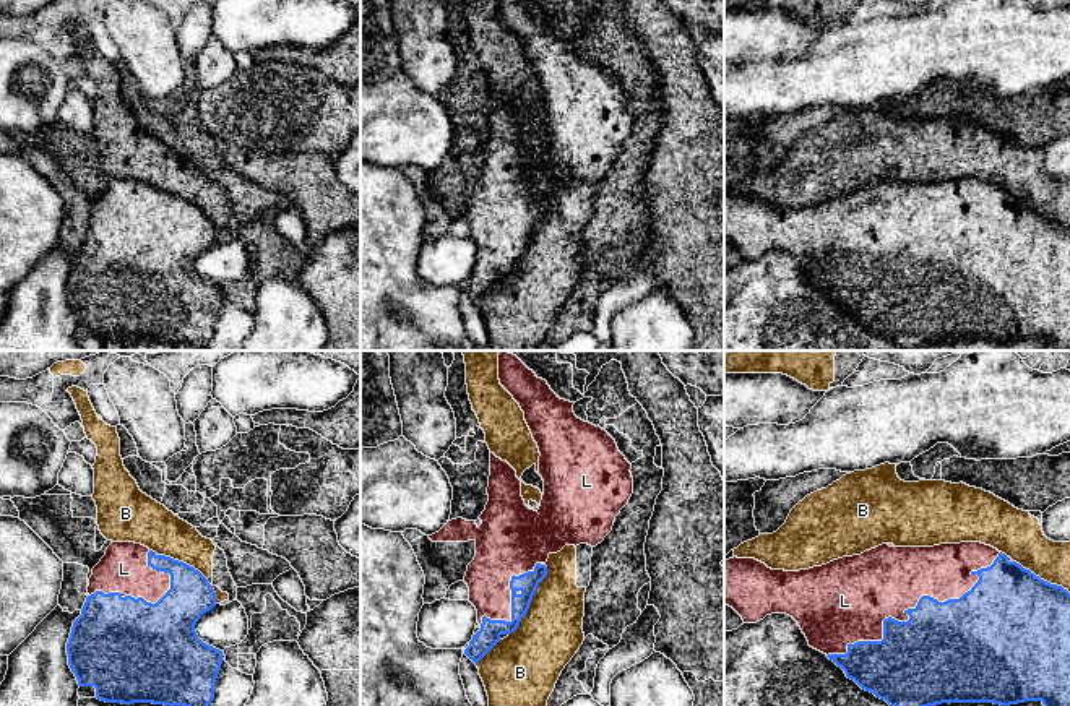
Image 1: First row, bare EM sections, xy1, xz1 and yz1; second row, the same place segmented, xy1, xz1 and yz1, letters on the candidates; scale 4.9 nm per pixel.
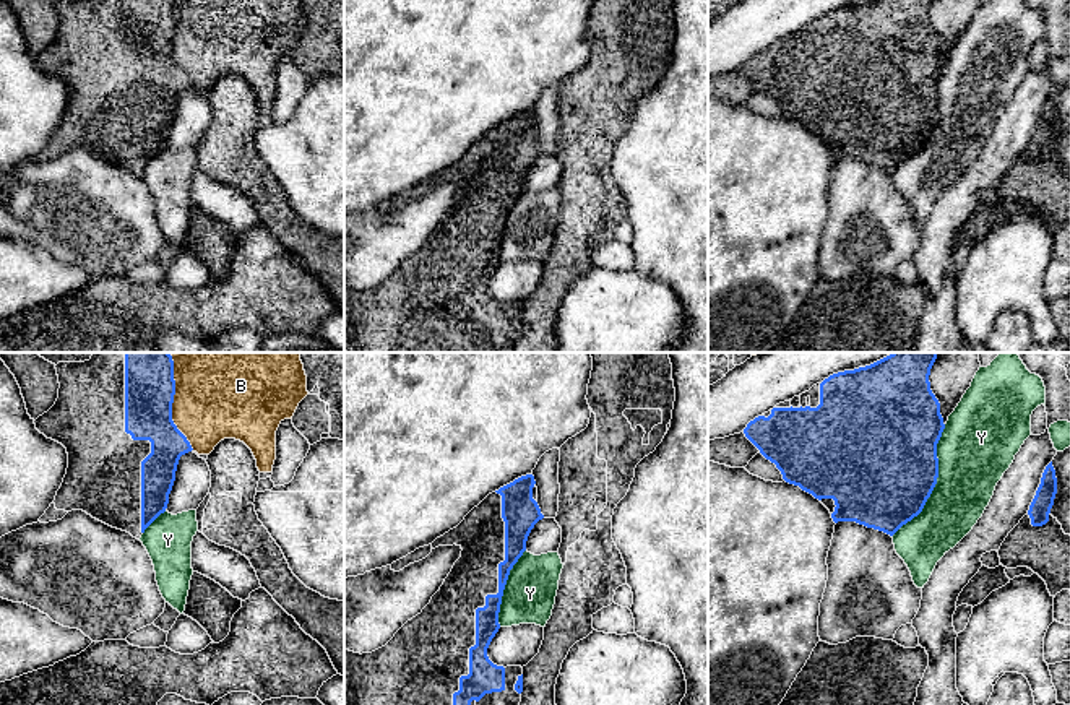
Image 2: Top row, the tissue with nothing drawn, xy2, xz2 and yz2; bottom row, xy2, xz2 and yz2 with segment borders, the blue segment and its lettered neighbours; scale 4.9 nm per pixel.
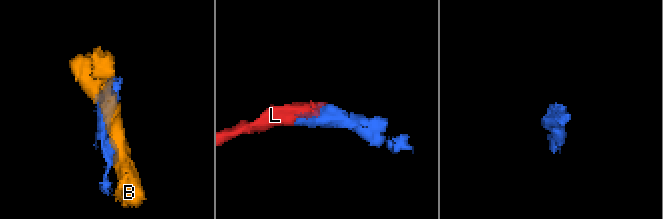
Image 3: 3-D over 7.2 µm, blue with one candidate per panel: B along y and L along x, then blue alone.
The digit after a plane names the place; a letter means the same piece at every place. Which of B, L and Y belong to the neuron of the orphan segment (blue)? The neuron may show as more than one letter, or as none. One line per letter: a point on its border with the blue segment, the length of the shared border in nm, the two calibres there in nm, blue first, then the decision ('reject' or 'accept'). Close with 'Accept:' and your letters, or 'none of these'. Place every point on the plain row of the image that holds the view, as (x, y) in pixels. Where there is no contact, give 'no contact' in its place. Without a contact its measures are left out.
B: meets blue in xy2 at (171, 43); contact 440 nm long; 240 nm thick on the blue side, 380 nm on the other; reject
L: meets blue in yz1 at (906, 249); contact 1000 nm long; 440 nm thick on the blue side, 360 nm on the other; accept
Y: meets blue in yz2 at (936, 119); contact 600 nm long; 500 nm thick on the blue side, 360 nm on the other; reject
Accept: L

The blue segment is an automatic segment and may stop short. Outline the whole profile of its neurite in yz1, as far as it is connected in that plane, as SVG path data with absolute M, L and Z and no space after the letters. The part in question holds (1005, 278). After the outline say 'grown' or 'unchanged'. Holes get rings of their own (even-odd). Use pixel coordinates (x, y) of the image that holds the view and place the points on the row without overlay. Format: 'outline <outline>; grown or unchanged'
outline M981 179L934 183L882 180L861 192L799 208L771 206L755 195L734 193L724 196L724 242L732 243L744 260L757 260L771 250L792 253L810 284L901 351L942 339L1010 342L1025 338L1041 338L1044 351L1070 351L1070 229Z; grown

